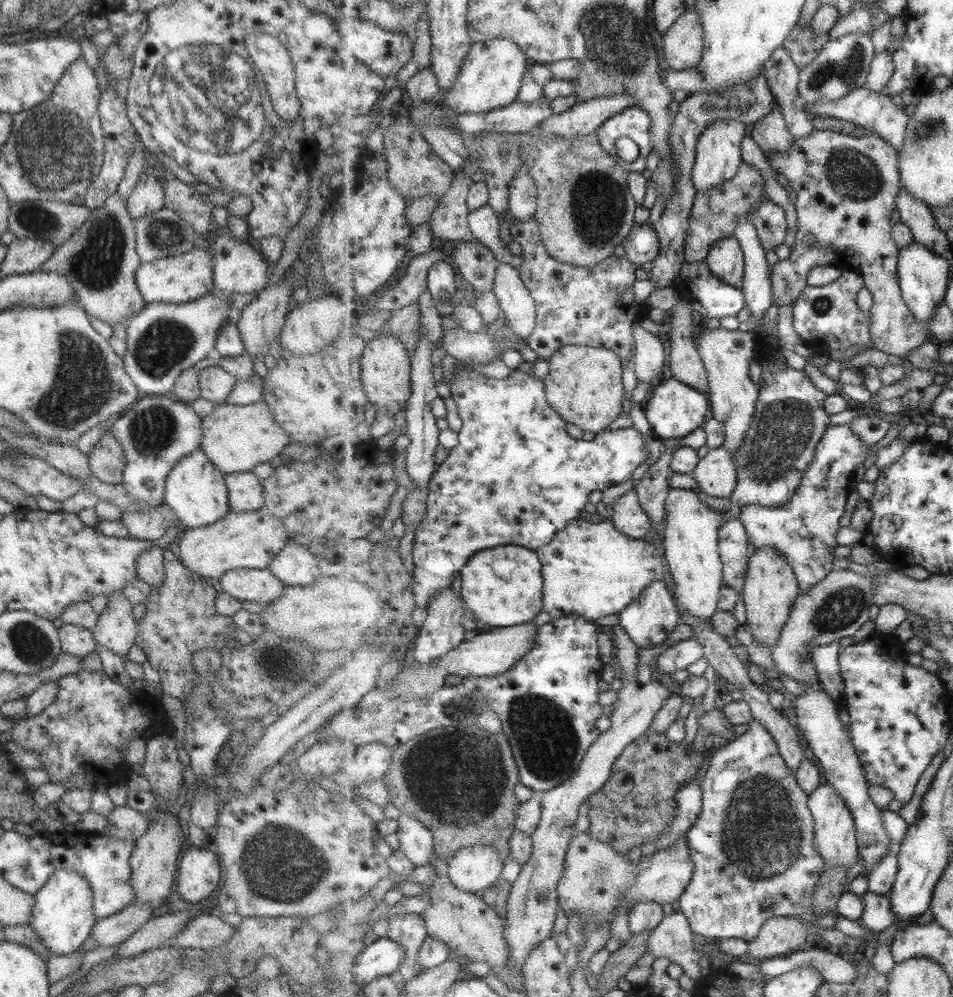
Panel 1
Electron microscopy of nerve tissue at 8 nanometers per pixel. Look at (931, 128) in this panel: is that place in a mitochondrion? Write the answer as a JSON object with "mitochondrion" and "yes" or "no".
{"mitochondrion":"yes"}

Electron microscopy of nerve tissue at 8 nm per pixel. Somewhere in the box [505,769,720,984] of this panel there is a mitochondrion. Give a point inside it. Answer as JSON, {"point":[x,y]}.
{"point":[652,808]}

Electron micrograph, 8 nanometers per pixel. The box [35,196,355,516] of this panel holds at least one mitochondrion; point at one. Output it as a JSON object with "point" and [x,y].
{"point":[97,264]}

